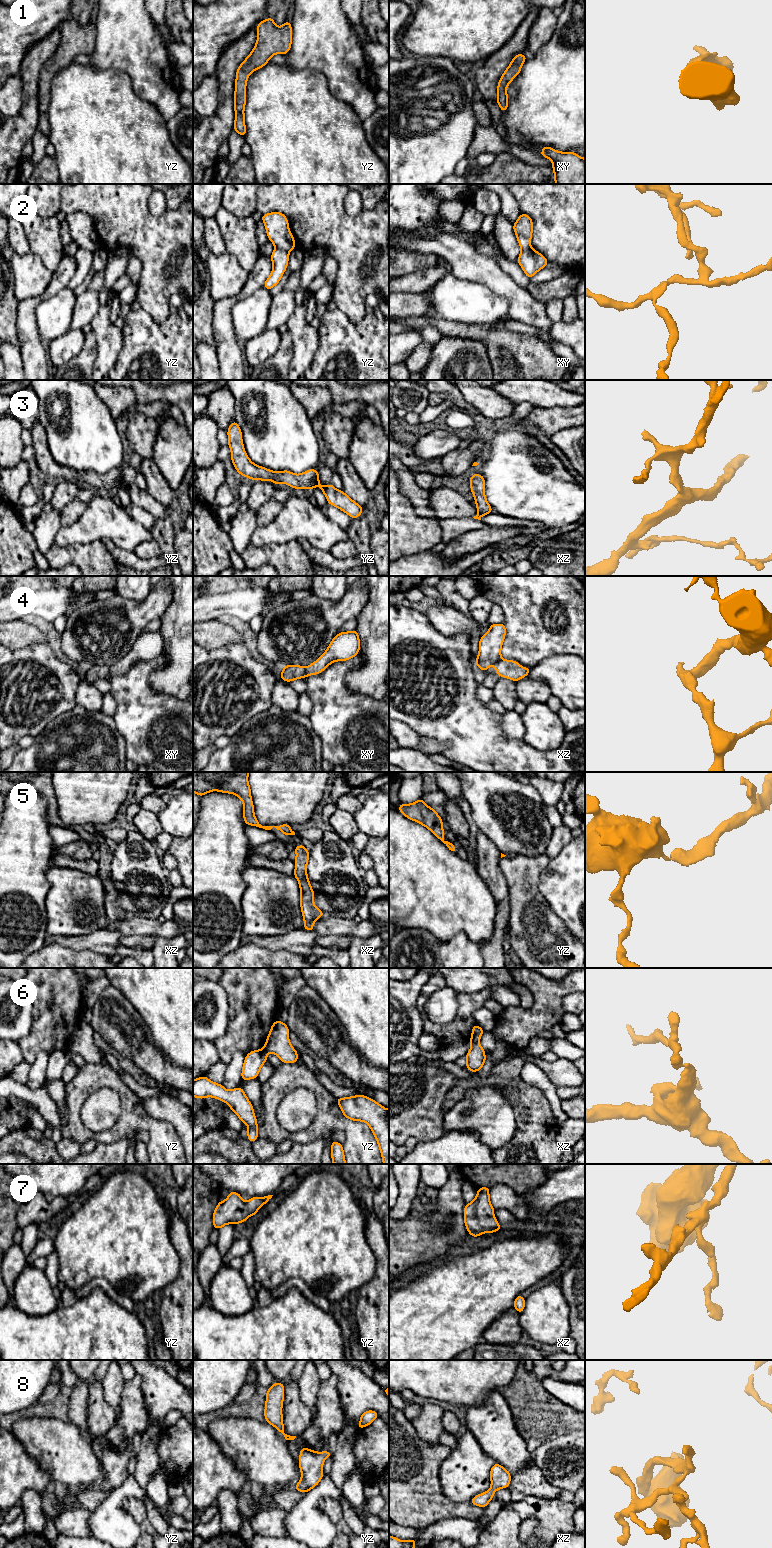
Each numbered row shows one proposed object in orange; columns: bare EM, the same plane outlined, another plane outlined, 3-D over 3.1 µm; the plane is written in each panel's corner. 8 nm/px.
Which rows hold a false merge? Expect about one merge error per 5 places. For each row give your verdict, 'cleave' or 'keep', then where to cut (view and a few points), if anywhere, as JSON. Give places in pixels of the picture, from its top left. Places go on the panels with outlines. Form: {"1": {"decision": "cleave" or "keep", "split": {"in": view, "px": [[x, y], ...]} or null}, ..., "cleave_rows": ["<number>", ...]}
{"1": {"decision": "keep", "split": null}, "2": {"decision": "cleave", "split": {"in": "yz", "px": [[275, 247], [282, 248], [288, 252]]}}, "3": {"decision": "keep", "split": null}, "4": {"decision": "cleave", "split": {"in": "xy", "px": [[306, 667], [303, 677]]}}, "5": {"decision": "keep", "split": null}, "6": {"decision": "cleave", "split": {"in": "xz", "px": [[470, 1040], [478, 1041]]}}, "7": {"decision": "keep", "split": null}, "8": {"decision": "keep", "split": null}, "cleave_rows": ["2", "4", "6"]}

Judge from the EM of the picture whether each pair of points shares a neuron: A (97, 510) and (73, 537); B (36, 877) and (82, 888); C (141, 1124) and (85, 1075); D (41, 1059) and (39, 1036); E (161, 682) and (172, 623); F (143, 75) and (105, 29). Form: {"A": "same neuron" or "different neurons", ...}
{"A": "same neuron", "B": "different neurons", "C": "same neuron", "D": "different neurons", "E": "same neuron", "F": "same neuron"}

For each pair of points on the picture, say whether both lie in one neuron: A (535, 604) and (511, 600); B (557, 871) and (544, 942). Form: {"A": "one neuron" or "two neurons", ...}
{"A": "one neuron", "B": "two neurons"}

